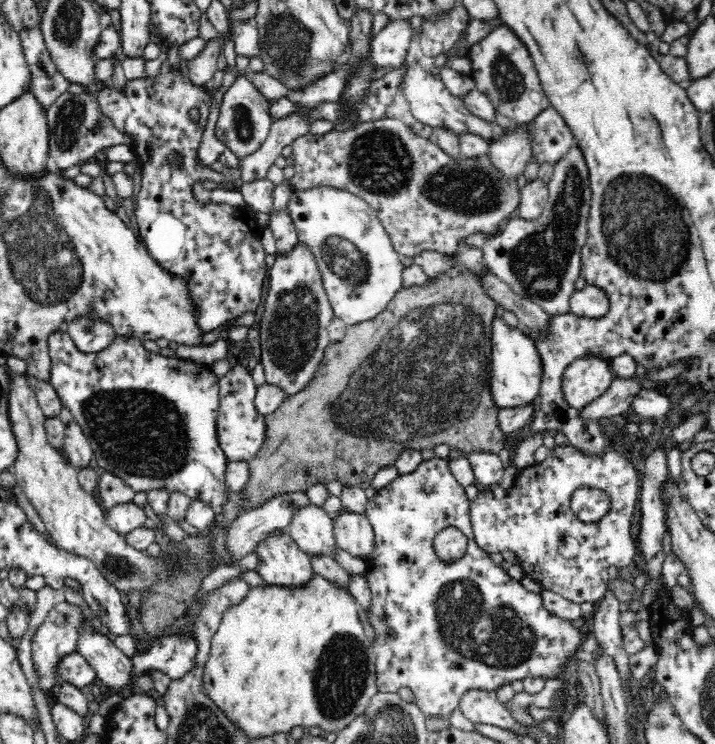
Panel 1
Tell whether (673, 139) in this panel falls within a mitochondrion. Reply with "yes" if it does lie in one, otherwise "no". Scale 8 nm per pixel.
no

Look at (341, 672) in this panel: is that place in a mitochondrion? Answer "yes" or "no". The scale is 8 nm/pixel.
yes

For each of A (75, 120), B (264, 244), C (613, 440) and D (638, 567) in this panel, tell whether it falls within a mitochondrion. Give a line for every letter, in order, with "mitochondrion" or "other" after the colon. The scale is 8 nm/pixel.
A: mitochondrion
B: other
C: other
D: other

